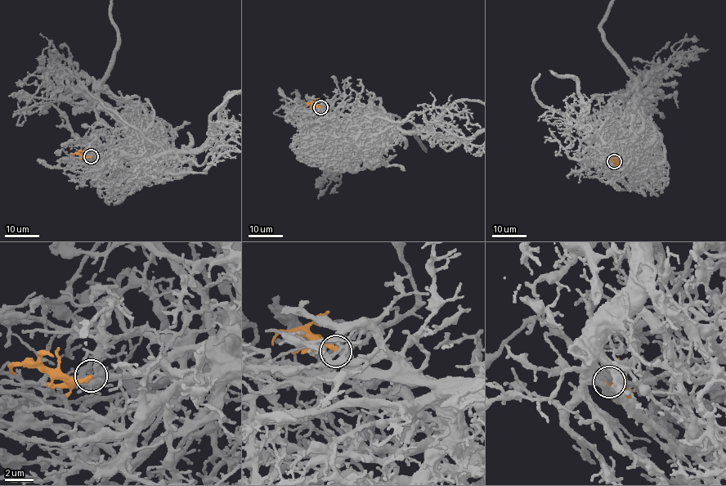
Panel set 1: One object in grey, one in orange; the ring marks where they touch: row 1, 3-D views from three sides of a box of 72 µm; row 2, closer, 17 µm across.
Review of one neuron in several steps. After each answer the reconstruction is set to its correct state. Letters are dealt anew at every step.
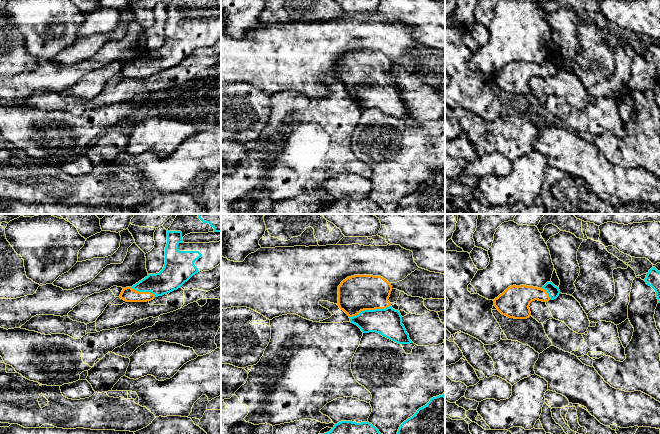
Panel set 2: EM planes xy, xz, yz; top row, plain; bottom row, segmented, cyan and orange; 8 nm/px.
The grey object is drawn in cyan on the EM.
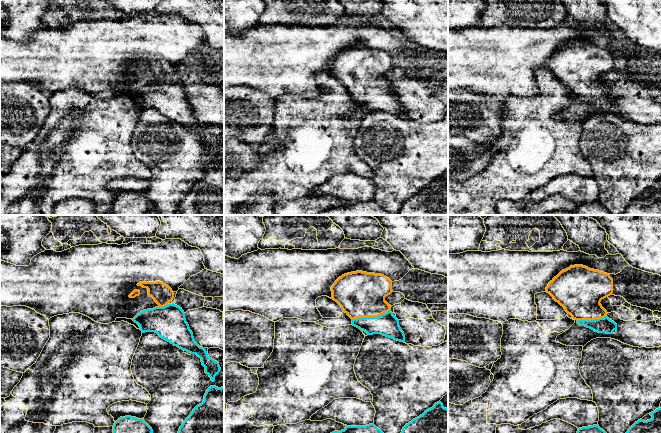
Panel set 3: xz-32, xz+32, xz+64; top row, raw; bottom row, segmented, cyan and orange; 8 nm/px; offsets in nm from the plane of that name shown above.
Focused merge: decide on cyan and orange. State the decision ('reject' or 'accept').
accept

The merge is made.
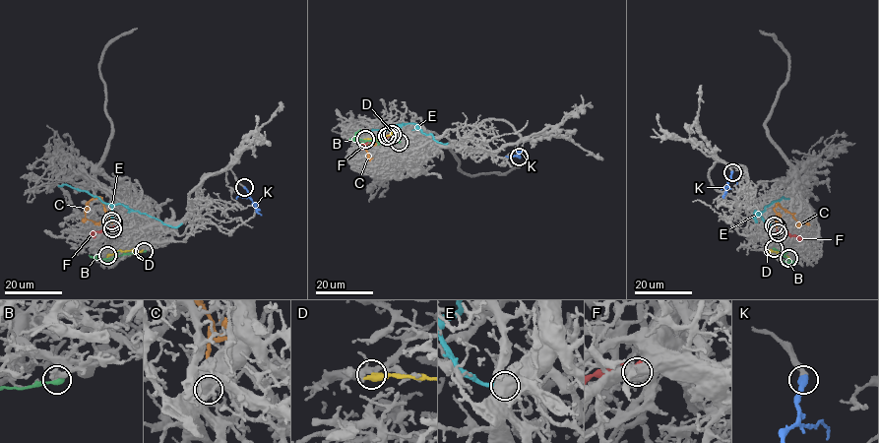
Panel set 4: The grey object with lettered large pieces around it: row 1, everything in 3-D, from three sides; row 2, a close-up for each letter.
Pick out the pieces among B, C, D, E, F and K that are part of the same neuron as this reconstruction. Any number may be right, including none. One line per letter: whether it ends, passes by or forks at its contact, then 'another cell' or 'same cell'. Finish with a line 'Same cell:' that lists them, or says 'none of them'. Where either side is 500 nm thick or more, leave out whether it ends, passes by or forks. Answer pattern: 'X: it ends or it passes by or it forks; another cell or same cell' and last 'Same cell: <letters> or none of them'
B: it ends; another cell
C: another cell
D: another cell
E: another cell
F: another cell
K: same cell
Same cell: K

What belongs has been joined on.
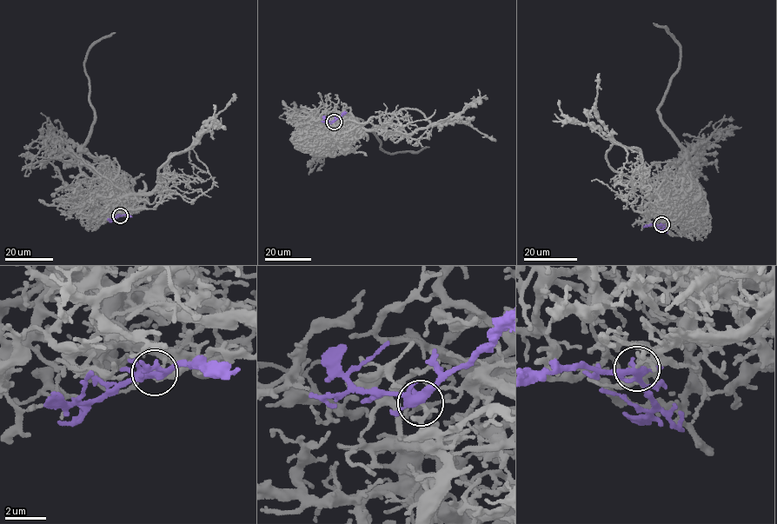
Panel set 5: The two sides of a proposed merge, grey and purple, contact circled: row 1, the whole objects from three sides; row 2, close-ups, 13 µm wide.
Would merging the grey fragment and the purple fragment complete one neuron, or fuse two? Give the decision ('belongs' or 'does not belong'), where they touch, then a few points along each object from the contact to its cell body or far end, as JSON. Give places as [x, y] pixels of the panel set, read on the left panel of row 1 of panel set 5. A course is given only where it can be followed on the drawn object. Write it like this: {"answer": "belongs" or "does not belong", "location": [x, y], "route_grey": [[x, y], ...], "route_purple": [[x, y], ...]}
{"answer": "belongs", "location": [120, 215], "route_grey": [[120, 215], [122, 215], [99, 195], [99, 176], [82, 159], [94, 116], [85, 56], [92, 46], [115, 32]], "route_purple": [[120, 215], [131, 217]]}

